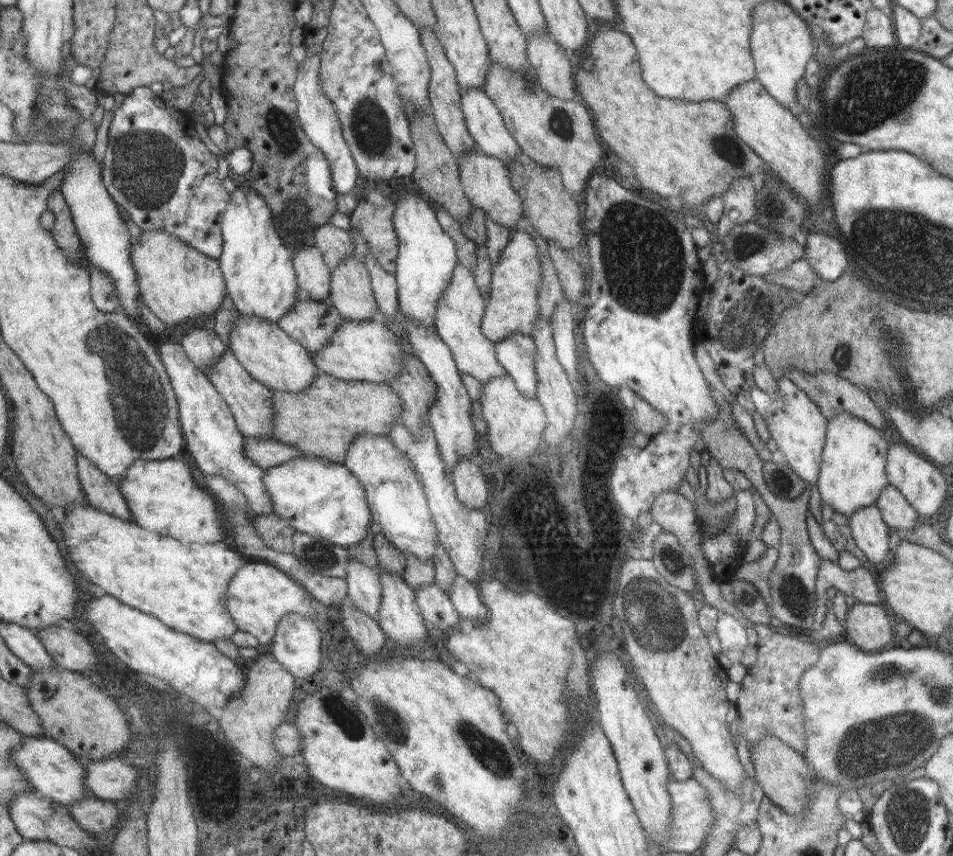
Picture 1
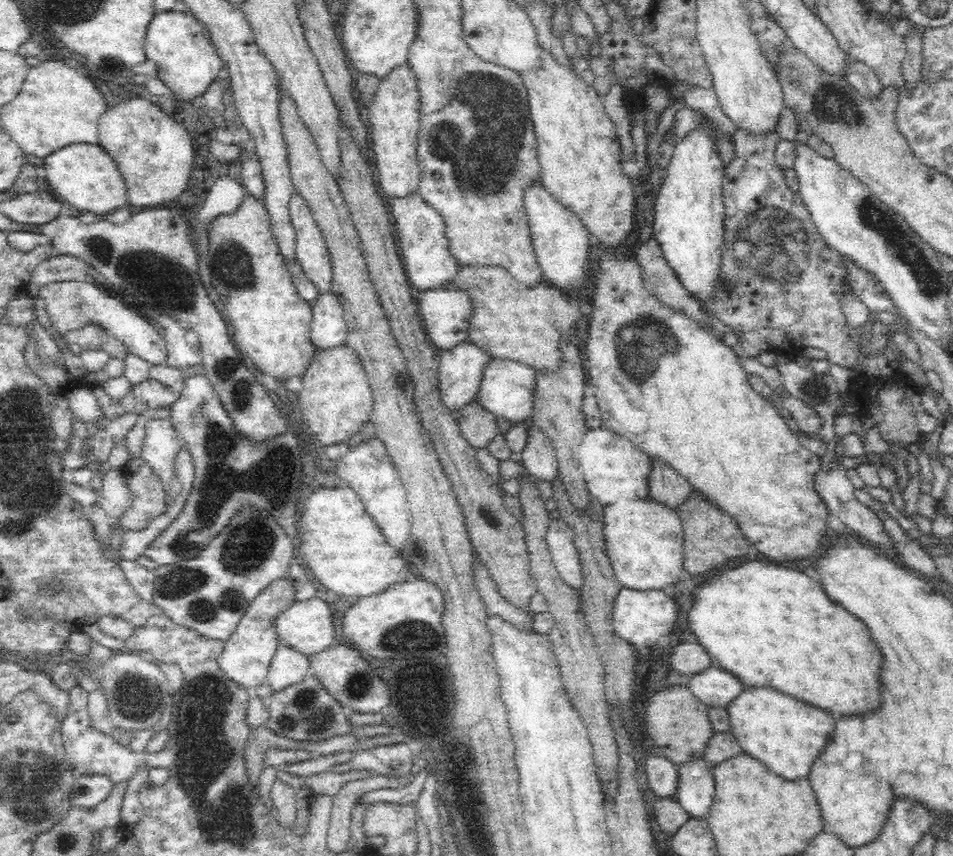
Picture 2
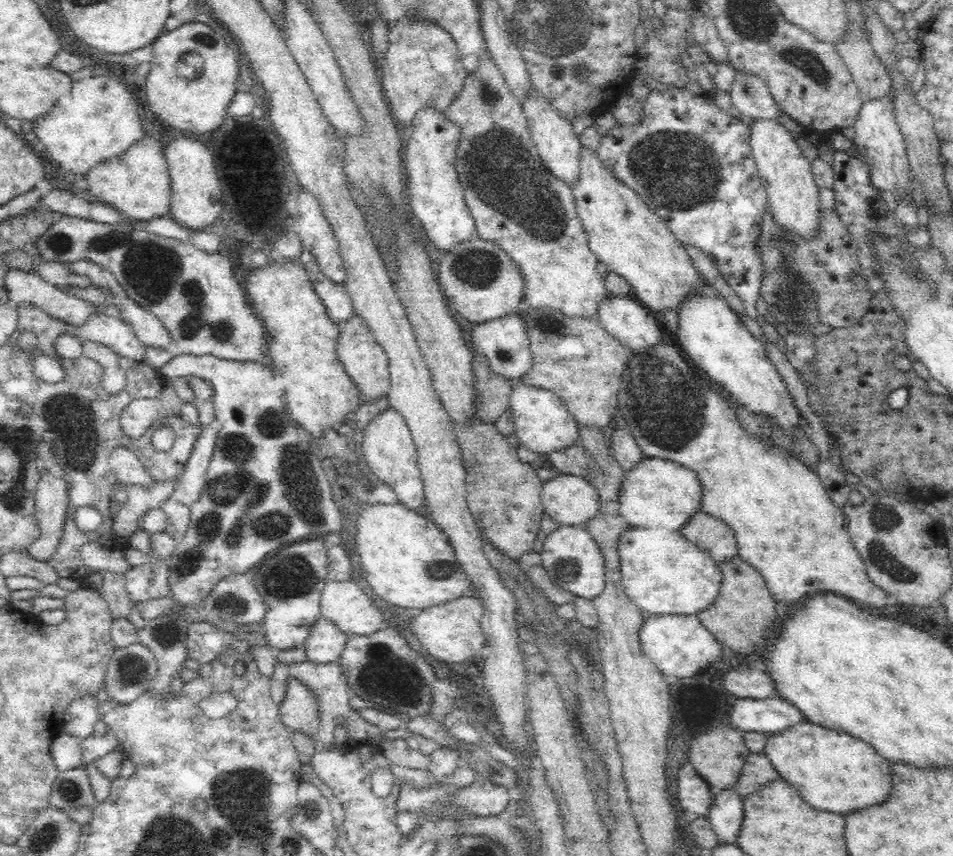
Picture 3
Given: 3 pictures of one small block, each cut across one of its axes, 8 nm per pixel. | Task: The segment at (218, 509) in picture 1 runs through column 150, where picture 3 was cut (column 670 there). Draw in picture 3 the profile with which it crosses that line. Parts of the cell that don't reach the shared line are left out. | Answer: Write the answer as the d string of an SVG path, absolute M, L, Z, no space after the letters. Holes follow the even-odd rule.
M642 456L630 470L622 472L618 480L618 494L614 496L614 510L630 526L650 524L678 530L692 510L700 506L700 486L688 468L672 460Z

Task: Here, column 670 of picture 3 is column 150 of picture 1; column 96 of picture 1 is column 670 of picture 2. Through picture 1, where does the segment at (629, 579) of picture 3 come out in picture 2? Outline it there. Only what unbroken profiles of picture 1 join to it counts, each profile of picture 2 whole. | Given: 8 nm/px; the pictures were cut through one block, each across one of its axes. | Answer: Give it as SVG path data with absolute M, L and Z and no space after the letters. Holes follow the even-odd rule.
M618 498L614 504L606 504L602 508L602 522L600 522L600 536L604 540L604 554L610 562L610 568L614 572L614 578L628 588L634 590L662 590L664 586L672 584L682 576L682 522L674 508L668 508L666 504L660 504L658 500L646 498Z

